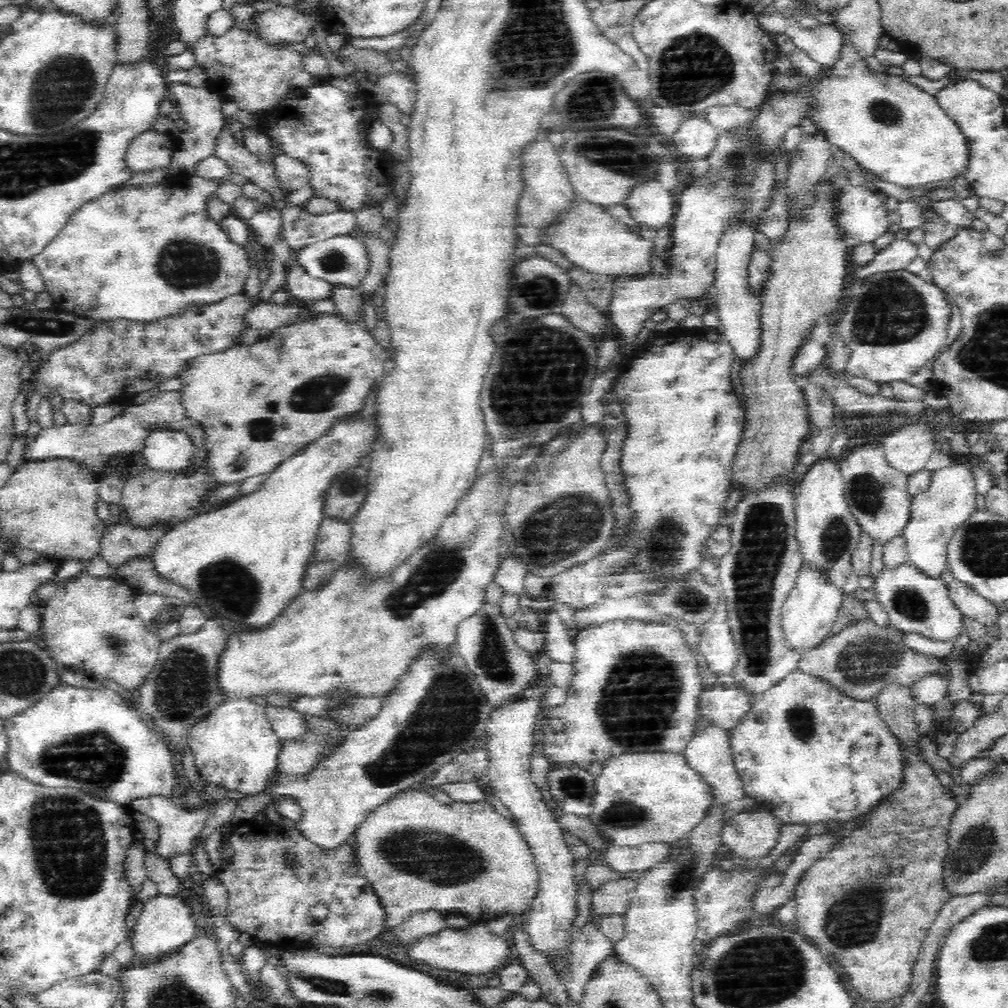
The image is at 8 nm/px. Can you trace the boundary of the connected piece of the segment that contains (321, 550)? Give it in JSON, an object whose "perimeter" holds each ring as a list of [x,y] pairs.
{"perimeter":[[[324,517],[318,527],[314,554],[309,563],[318,559],[348,556],[351,550],[351,537],[350,521],[336,517]]]}

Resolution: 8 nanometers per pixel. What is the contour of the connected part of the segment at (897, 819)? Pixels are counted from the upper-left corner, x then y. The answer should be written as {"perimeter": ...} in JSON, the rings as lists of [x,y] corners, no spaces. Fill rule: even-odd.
{"perimeter":[[[884,686],[875,704],[902,749],[902,783],[864,820],[861,827],[850,832],[834,846],[832,852],[814,862],[802,874],[793,898],[797,908],[798,930],[802,930],[810,942],[816,942],[820,950],[826,950],[836,958],[840,972],[848,972],[846,976],[854,992],[868,1002],[886,1002],[902,996],[909,989],[912,969],[922,943],[940,908],[952,897],[942,885],[942,870],[948,848],[949,822],[959,805],[952,800],[950,792],[942,787],[932,766],[922,760],[920,738],[923,736],[914,721],[916,704],[909,695],[910,691],[911,686]]]}

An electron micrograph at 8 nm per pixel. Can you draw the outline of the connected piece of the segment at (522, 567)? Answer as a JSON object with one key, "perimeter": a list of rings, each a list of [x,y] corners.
{"perimeter":[[[514,553],[507,554],[496,573],[495,582],[506,596],[520,596],[531,598],[526,591],[525,574],[528,572],[525,563]]]}

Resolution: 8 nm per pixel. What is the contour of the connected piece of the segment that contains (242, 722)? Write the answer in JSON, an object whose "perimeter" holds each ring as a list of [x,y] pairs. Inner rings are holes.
{"perimeter":[[[228,698],[222,706],[212,710],[204,722],[194,726],[186,742],[204,781],[228,792],[246,795],[264,792],[265,782],[278,767],[283,750],[283,744],[273,732],[265,707],[265,704],[252,698]]]}

